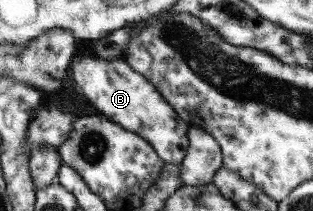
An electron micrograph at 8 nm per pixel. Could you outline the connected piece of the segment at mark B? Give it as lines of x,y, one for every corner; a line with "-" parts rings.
87,51
83,55
75,54
70,61
70,76
81,90
79,96
84,96
92,108
97,109
98,115
109,119
128,132
133,132
144,139
158,158
163,162
180,162
188,147
187,127
185,120
181,119
176,111
162,98
162,95
147,82
138,72
132,71
122,58
112,60
98,59

